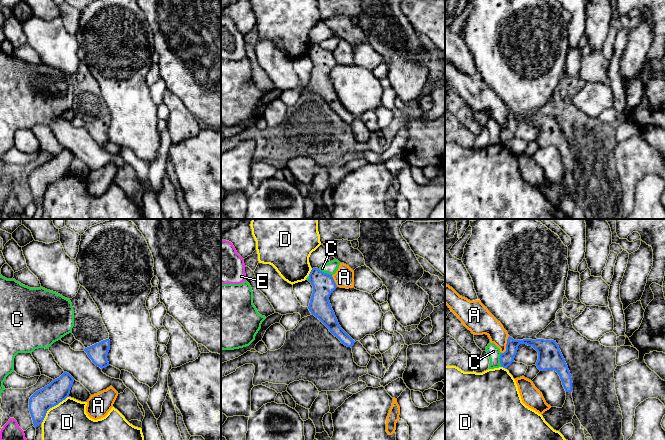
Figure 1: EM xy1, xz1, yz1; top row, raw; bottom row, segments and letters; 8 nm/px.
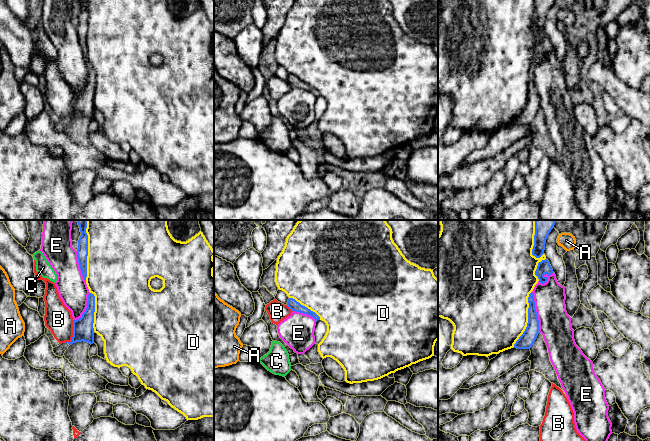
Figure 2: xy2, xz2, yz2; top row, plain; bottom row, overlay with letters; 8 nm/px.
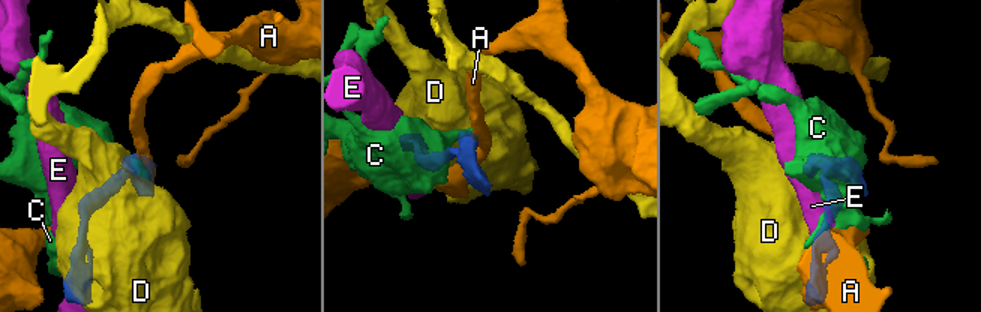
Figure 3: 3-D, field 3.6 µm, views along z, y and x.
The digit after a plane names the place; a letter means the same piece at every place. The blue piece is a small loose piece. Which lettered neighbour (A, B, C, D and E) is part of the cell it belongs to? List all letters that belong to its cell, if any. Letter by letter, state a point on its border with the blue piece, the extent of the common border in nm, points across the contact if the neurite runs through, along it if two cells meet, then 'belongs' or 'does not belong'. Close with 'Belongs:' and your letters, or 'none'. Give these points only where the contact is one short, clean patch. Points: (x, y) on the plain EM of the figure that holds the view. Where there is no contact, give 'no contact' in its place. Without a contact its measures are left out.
A: contact yz1 (506, 121); length 160 nm; border yz1 (509, 112), (506, 118), (506, 125), (501, 129); does not belong
B: contact xy2 (73, 110); length 200 nm; border xy2 (74, 96), (72, 115), (64, 118); does not belong
C: contact yz1 (500, 136); length 110 nm; border yz1 (501, 129), (500, 142); does not belong
D: contact xy2 (87, 28); length 460 nm; does not belong
E: contact yz2 (536, 88); length 340 nm; does not belong
Belongs: none

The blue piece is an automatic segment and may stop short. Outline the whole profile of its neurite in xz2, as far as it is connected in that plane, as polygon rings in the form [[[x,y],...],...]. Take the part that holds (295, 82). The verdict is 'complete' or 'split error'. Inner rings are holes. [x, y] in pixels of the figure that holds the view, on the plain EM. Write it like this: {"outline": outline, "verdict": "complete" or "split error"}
{"outline": [[[289,74],[288,75],[288,78],[287,78],[287,82],[292,86],[292,87],[295,87],[295,88],[300,88],[300,89],[303,89],[303,90],[307,90],[307,91],[310,91],[311,93],[313,93],[316,98],[318,96],[320,96],[320,93],[313,87],[311,87],[310,85],[308,85],[307,83],[301,81],[299,78],[297,78],[295,75],[293,74]]], "verdict": "complete"}

